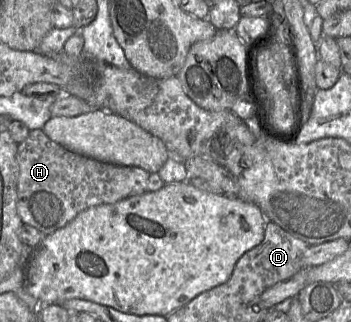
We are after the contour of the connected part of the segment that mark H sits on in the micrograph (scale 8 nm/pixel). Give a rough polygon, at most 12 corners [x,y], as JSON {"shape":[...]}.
{"shape":[[18,144],[17,211],[44,235],[157,191],[158,172]]}

